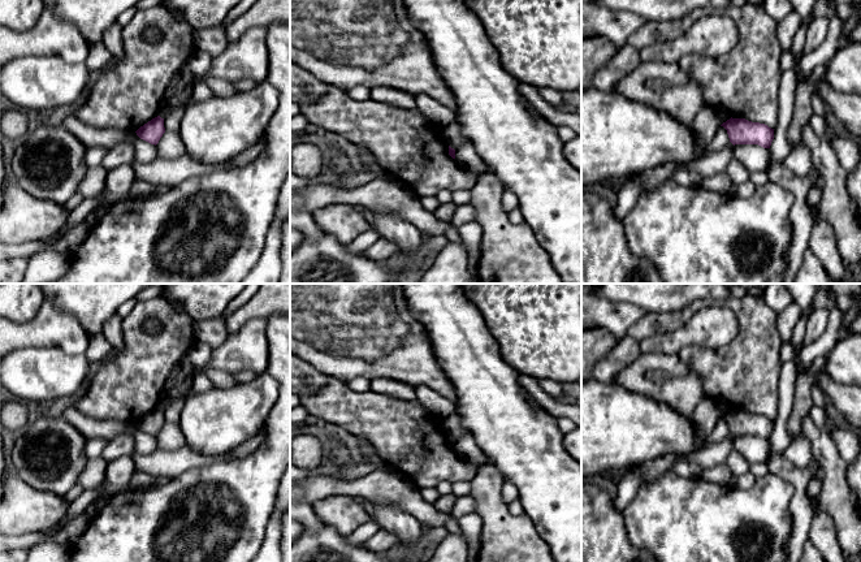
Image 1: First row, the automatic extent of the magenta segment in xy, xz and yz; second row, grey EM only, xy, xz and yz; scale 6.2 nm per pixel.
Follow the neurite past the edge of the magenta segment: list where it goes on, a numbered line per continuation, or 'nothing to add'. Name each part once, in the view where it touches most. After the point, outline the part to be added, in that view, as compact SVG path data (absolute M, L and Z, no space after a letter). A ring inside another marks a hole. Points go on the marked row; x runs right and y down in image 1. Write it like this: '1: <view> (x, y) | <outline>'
nothing to add

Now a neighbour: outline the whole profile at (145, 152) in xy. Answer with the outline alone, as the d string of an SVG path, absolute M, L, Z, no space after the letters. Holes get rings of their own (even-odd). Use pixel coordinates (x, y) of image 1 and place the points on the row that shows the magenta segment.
M74 114L68 116L62 125L82 142L86 148L104 147L105 150L111 150L122 142L130 142L134 146L135 161L147 164L157 159L156 146L140 139L135 131L124 131L116 127L99 129L85 124Z

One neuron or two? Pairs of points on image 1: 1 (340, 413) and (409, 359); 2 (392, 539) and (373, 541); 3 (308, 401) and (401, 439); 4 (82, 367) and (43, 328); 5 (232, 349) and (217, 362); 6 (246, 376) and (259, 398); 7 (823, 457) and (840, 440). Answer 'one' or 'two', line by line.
1: two
2: one
3: one
4: two
5: one
6: two
7: two

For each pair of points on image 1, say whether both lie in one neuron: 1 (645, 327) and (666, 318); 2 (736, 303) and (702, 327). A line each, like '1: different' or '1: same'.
1: same
2: different

